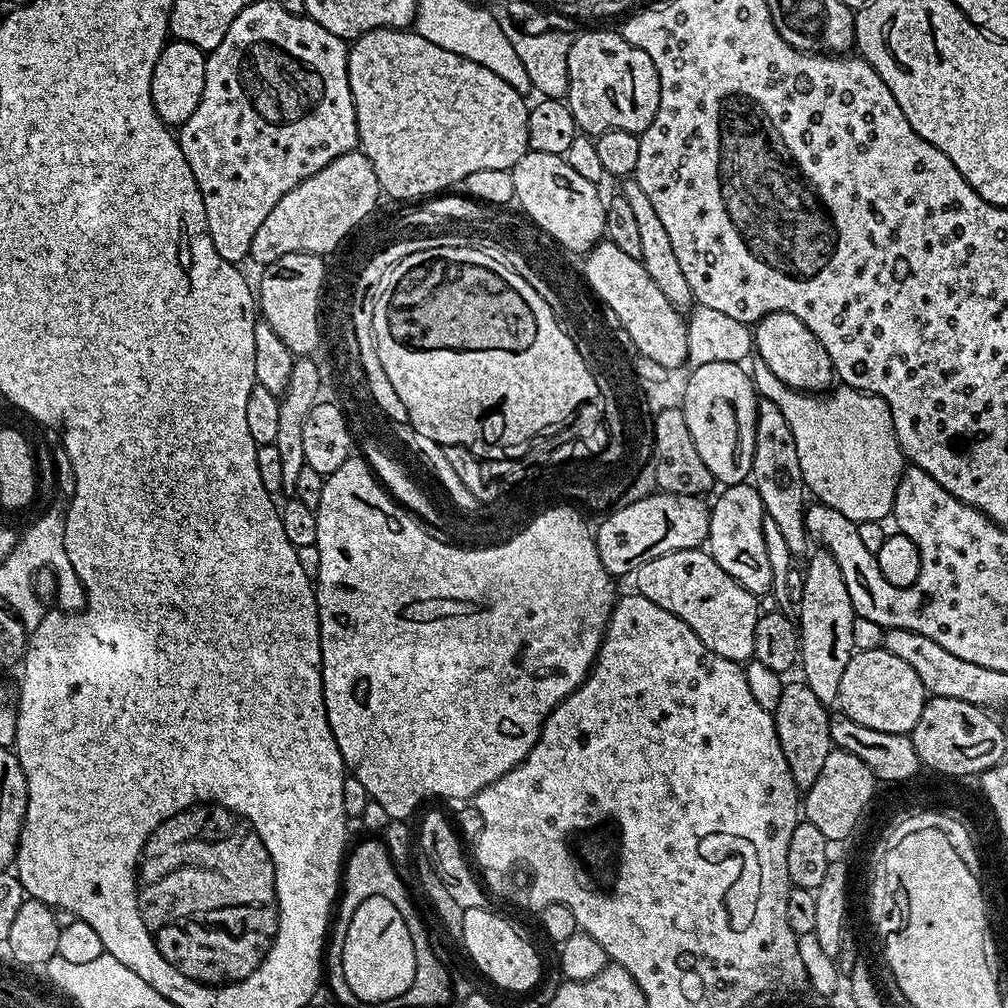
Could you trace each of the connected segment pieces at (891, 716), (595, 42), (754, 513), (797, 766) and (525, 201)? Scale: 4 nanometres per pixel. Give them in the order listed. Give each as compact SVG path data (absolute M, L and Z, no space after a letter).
M884 647L855 651L846 670L842 670L842 686L838 708L843 715L870 730L882 730L886 734L911 734L924 709L926 693L922 678L902 662L894 658Z
M619 31L584 32L573 39L568 59L566 103L574 114L574 122L581 133L593 138L600 136L606 130L642 133L646 130L646 126L650 126L650 122L654 122L659 101L660 79L658 70L654 70L654 62L650 62L650 54L626 42Z
M748 482L727 485L723 491L724 493L716 501L711 501L710 504L712 517L706 541L707 551L711 552L714 562L718 562L718 566L722 566L722 570L726 570L726 574L730 574L730 578L737 580L746 591L751 592L757 598L764 598L764 595L767 597L772 591L772 568L764 537L766 517L762 498L758 498L758 490Z
M803 682L785 683L782 698L778 698L778 706L774 713L778 742L782 746L782 754L786 754L786 762L790 766L790 774L794 778L797 789L807 790L814 786L814 778L822 771L826 763L826 754L833 750L830 738L829 709L820 701L818 694L810 690L810 686Z
M527 151L510 170L523 215L569 253L587 254L606 236L606 200L597 185L570 170L563 156Z

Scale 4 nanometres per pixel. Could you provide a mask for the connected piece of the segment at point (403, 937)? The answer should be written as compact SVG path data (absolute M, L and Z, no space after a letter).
M371 896L354 910L348 919L340 969L348 991L364 1004L399 1001L410 990L416 969L416 943L410 938L410 930L406 930L400 907L390 897Z

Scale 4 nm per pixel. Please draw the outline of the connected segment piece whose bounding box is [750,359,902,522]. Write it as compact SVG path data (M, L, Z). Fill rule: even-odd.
M757 359L750 368L752 383L763 399L774 402L786 422L790 422L790 430L794 430L794 442L798 446L798 462L802 462L802 474L807 491L817 496L825 509L833 508L841 512L851 522L861 520L883 521L893 515L895 506L895 490L899 485L902 473L902 453L900 443L896 441L896 431L892 425L892 412L888 404L880 396L870 392L860 392L857 388L840 386L831 394L805 394L796 388L786 386L766 362Z

